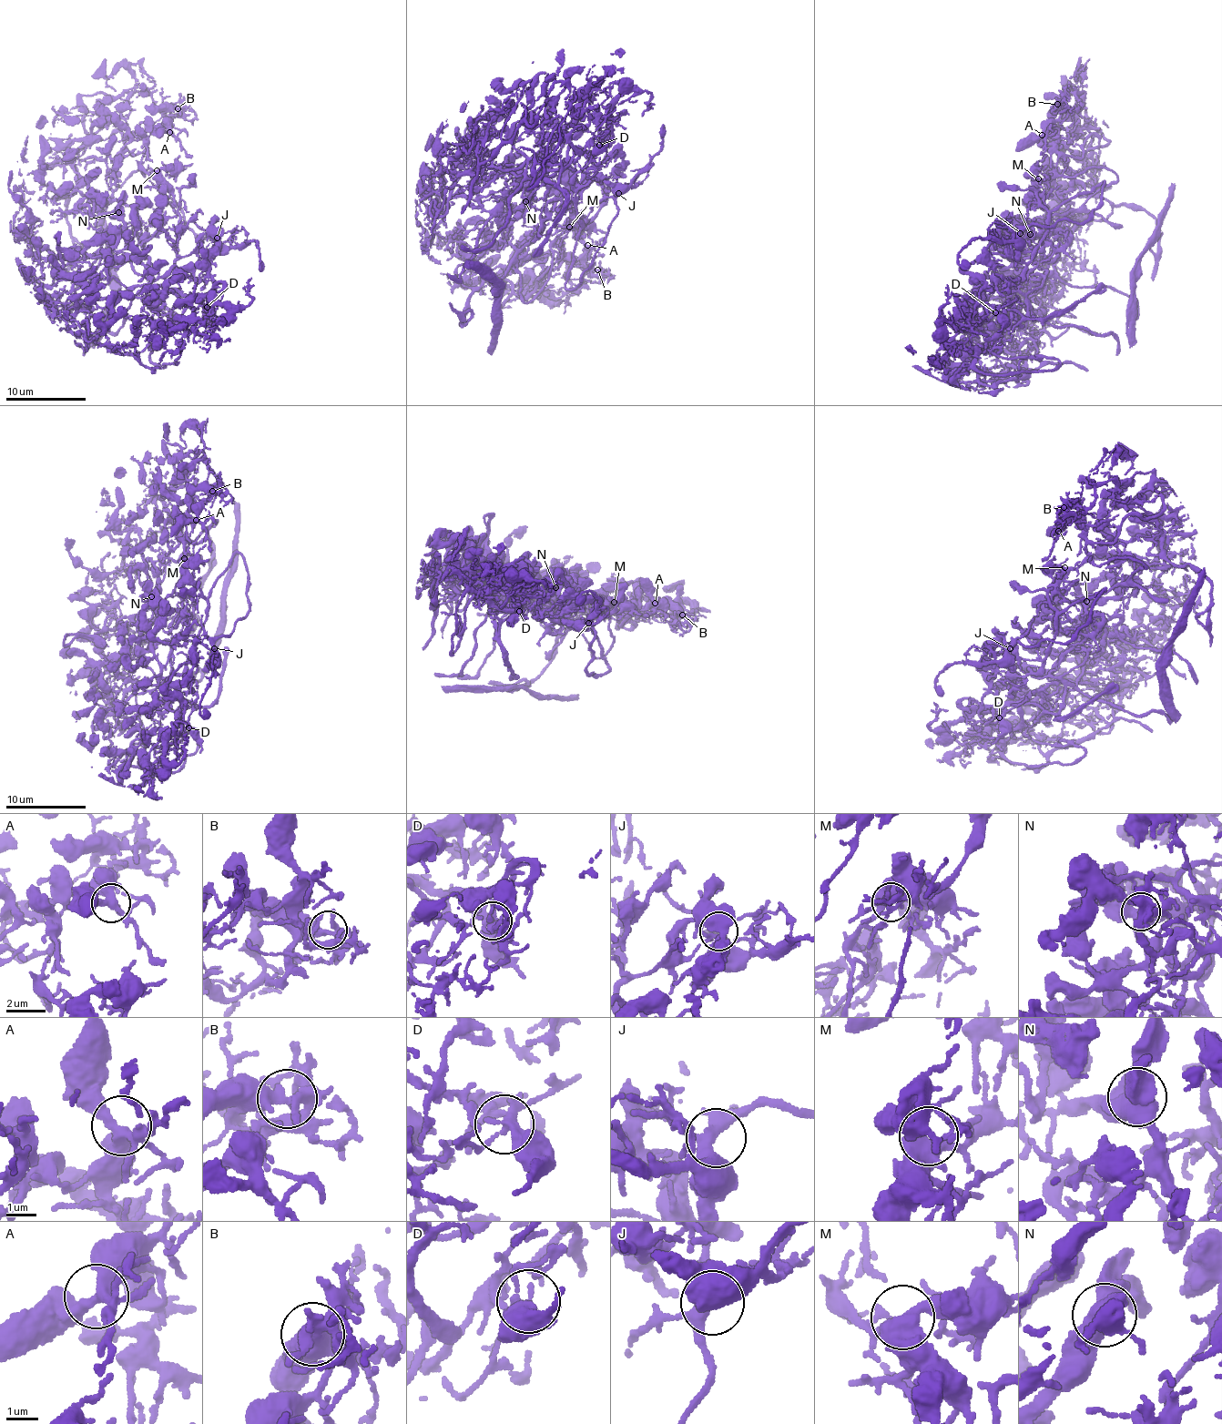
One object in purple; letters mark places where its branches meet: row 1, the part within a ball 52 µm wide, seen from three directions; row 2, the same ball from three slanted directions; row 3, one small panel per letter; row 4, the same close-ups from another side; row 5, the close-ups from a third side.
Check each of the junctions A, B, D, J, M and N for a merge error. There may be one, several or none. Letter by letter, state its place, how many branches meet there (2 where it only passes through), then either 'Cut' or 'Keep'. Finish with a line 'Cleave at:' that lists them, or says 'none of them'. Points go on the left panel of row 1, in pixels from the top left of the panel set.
A: Place: (169, 132). Branches: 5. Keep
B: Place: (178, 108). Branches: 6. Keep
D: Place: (207, 307). Branches: 4. Keep
J: Place: (217, 238). Branches: 4. Keep
M: Place: (157, 170). Branches: 4. Keep
N: Place: (118, 212). Branches: 3. Keep
Cleave at: none of them

